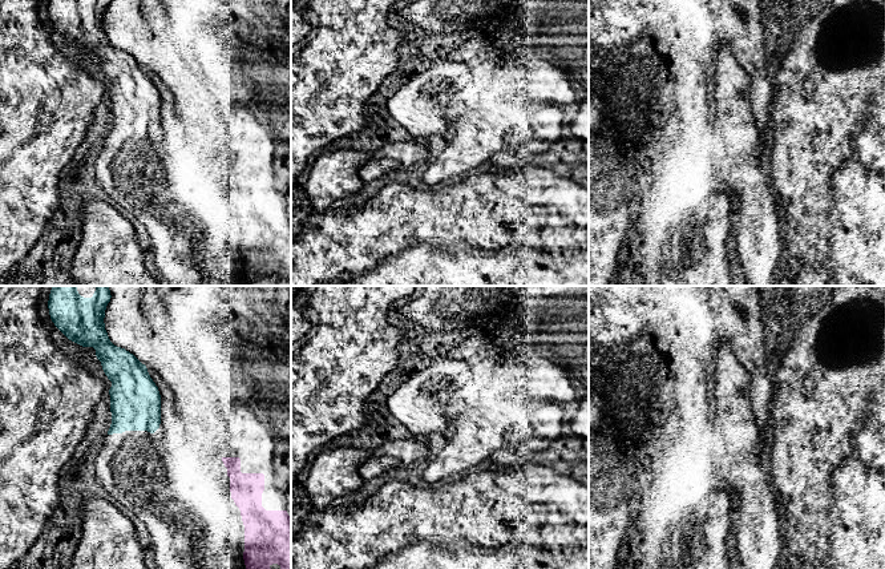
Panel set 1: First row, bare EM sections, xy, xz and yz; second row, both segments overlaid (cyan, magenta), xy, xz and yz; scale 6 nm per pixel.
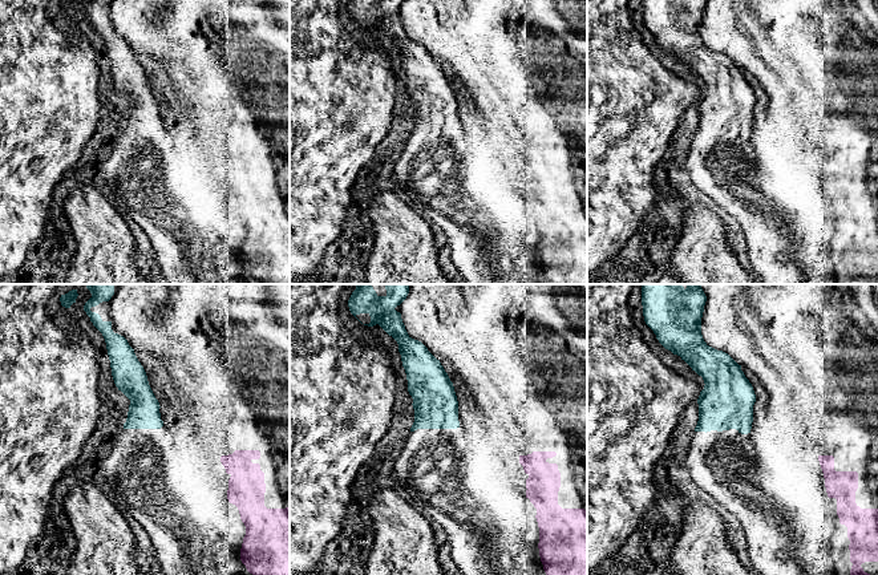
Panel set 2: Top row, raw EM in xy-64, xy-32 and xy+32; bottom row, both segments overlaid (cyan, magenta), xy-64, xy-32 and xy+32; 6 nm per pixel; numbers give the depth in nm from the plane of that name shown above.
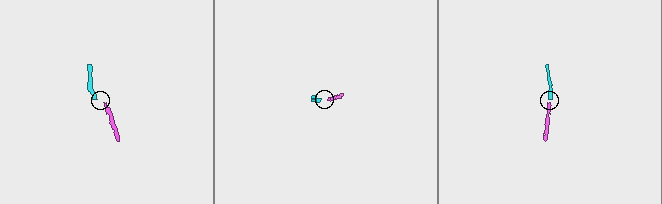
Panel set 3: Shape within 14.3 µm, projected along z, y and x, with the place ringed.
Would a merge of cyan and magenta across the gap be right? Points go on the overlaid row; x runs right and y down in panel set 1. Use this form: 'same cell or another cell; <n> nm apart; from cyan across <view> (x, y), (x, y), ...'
another cell; 420 nm apart; from cyan across xy (158, 427), (222, 457)

